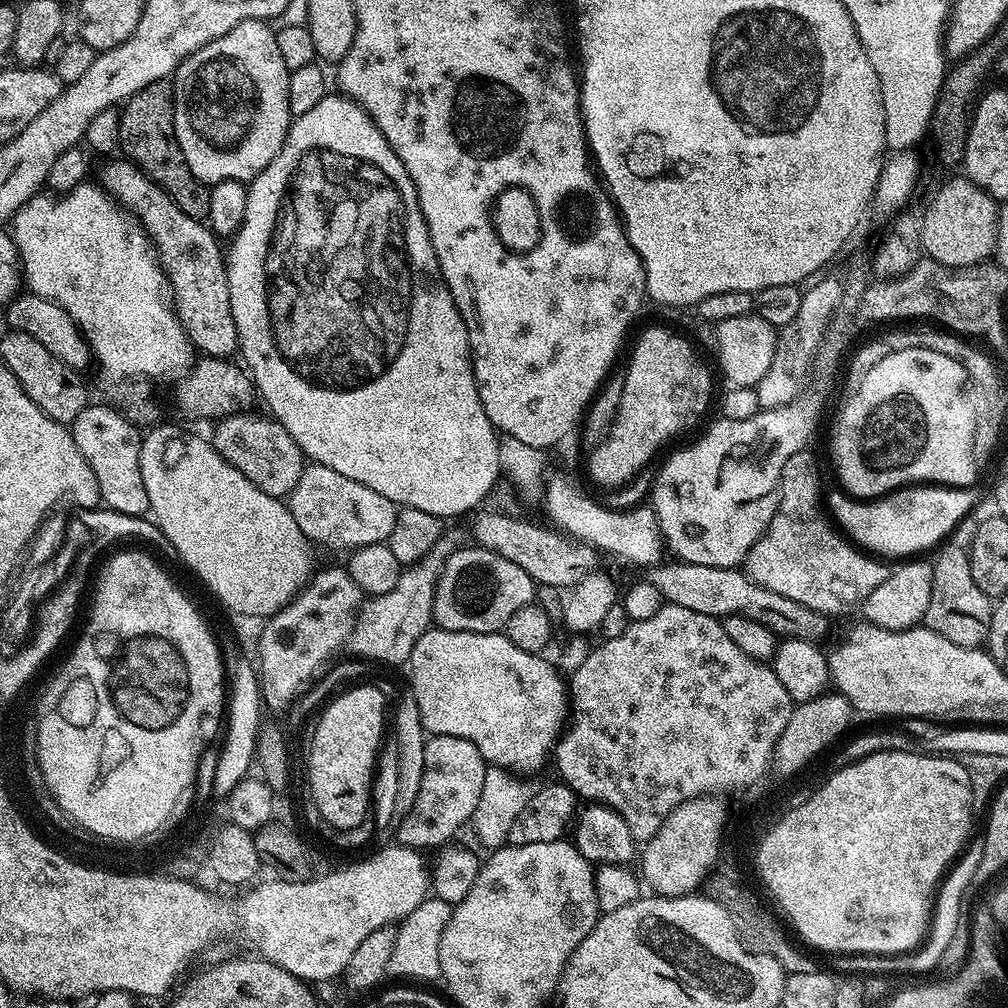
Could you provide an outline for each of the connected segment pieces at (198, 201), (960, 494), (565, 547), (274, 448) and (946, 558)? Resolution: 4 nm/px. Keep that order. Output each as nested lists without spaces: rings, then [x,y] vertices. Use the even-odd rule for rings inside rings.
[[[171,79],[150,82],[150,86],[138,90],[138,94],[134,94],[129,100],[124,101],[120,113],[119,151],[127,159],[131,160],[136,167],[141,168],[180,207],[182,214],[190,214],[190,218],[201,222],[207,221],[210,214],[210,194],[212,189],[209,185],[203,184],[198,178],[194,178],[194,174],[178,146],[178,138],[174,134]]]
[[[939,481],[933,484],[907,484],[875,498],[857,498],[845,492],[843,487],[835,487],[829,492],[827,489],[827,507],[830,512],[832,507],[831,515],[834,520],[836,515],[837,520],[835,523],[861,549],[880,558],[912,558],[917,554],[924,554],[927,548],[935,549],[945,539],[943,536],[975,506],[978,482]]]
[[[477,511],[471,517],[473,518],[471,543],[477,548],[485,548],[508,559],[509,562],[514,562],[514,566],[522,566],[522,570],[526,570],[526,574],[530,574],[530,578],[538,586],[544,587],[545,584],[548,588],[568,590],[587,572],[597,567],[598,552],[591,544],[575,542],[559,531],[550,532],[530,520],[523,520],[520,516],[484,511]]]
[[[248,415],[225,416],[224,419],[215,421],[213,428],[216,429],[210,433],[212,445],[230,466],[246,474],[246,478],[250,478],[258,490],[277,498],[287,497],[304,469],[306,457],[278,421]]]
[[[945,543],[935,553],[937,554],[936,560],[931,561],[930,606],[926,606],[922,624],[923,627],[942,634],[942,638],[950,638],[950,642],[958,642],[958,646],[979,648],[988,639],[988,631],[992,625],[994,600],[982,590],[978,590],[978,582],[974,582],[974,574],[970,574],[968,548],[947,544]]]

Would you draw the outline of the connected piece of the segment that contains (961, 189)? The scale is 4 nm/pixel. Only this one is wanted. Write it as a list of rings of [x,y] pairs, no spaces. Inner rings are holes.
[[[957,174],[953,180],[946,181],[922,209],[920,242],[923,255],[951,268],[969,268],[972,264],[985,263],[996,250],[997,215],[997,201],[973,180]]]

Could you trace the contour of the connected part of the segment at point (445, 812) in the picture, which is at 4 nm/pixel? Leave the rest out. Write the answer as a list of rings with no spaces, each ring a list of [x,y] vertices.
[[[429,735],[425,739],[425,766],[422,770],[421,784],[413,804],[400,822],[395,839],[403,847],[425,850],[439,849],[460,827],[467,825],[474,814],[474,808],[482,797],[483,776],[486,761],[466,738]]]

